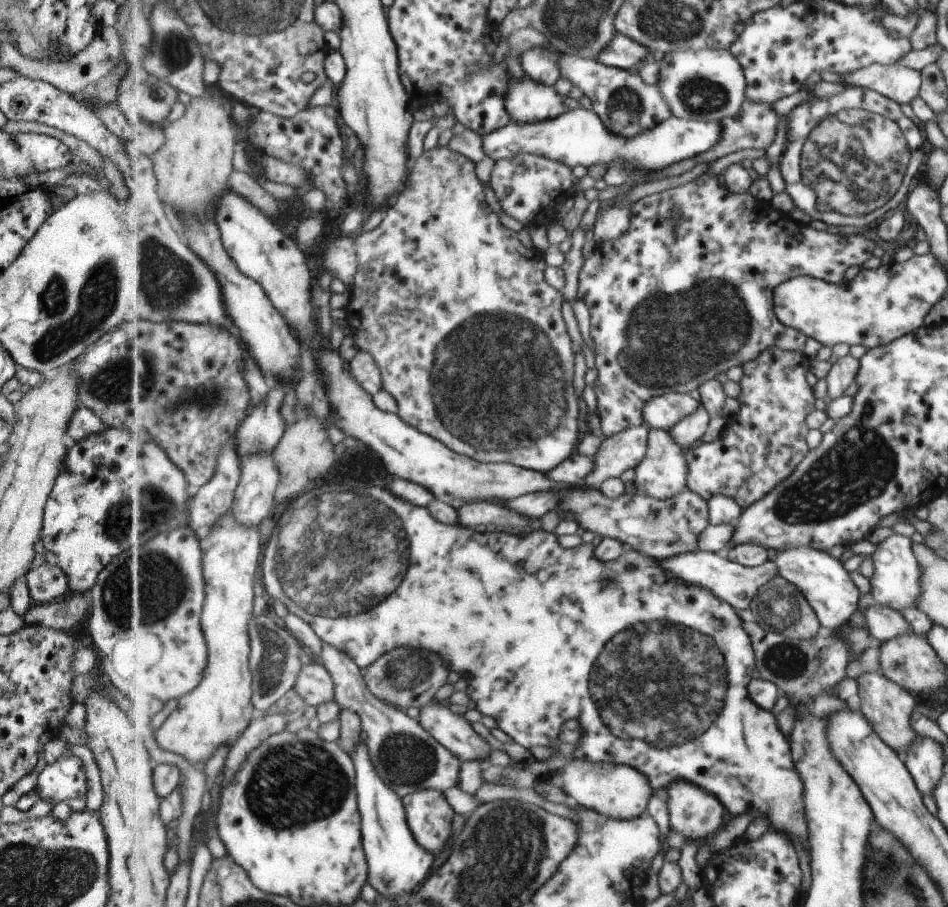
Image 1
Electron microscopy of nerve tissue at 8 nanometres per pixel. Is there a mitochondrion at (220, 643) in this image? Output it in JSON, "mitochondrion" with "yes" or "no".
{"mitochondrion":"no"}

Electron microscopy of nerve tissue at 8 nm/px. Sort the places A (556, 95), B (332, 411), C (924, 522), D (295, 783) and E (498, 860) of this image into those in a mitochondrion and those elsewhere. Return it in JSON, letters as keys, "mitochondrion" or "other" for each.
{"A":"other","B":"other","C":"other","D":"mitochondrion","E":"mitochondrion"}

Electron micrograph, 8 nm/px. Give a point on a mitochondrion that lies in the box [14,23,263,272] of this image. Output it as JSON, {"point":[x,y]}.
{"point":[175,51]}

